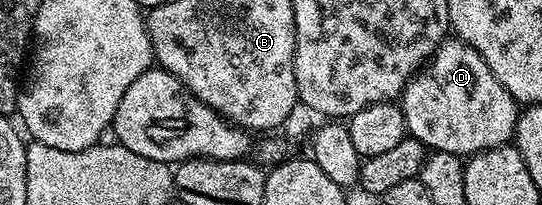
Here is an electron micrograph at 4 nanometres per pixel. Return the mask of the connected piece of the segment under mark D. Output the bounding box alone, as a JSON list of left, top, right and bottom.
[401,37,521,157]

